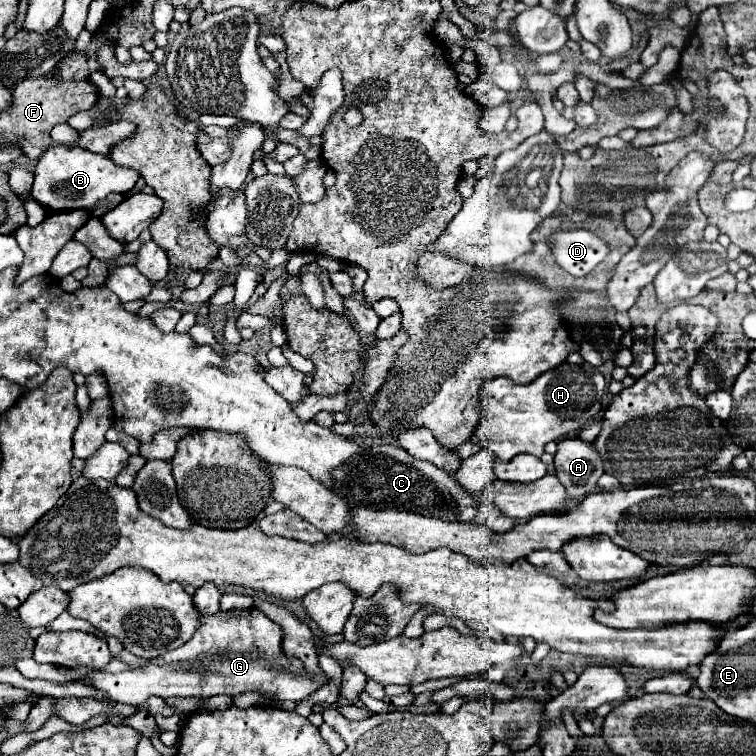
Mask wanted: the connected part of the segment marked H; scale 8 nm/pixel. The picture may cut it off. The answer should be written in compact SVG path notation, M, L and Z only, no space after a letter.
M567 362L541 374L529 384L515 384L509 378L487 380L481 394L481 408L485 414L477 426L481 446L489 448L491 454L499 456L503 462L523 452L541 456L547 442L575 436L587 422L599 416L603 392L605 380L595 368L581 364L577 372L577 368Z

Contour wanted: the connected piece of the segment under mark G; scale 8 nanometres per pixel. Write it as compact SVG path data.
M257 608L229 610L203 616L195 636L179 650L151 658L145 666L129 666L123 672L91 672L81 682L101 690L109 700L141 708L151 696L167 698L211 698L217 694L237 696L255 692L275 700L301 702L309 698L321 684L305 670L299 658L283 652L283 628L271 622Z

